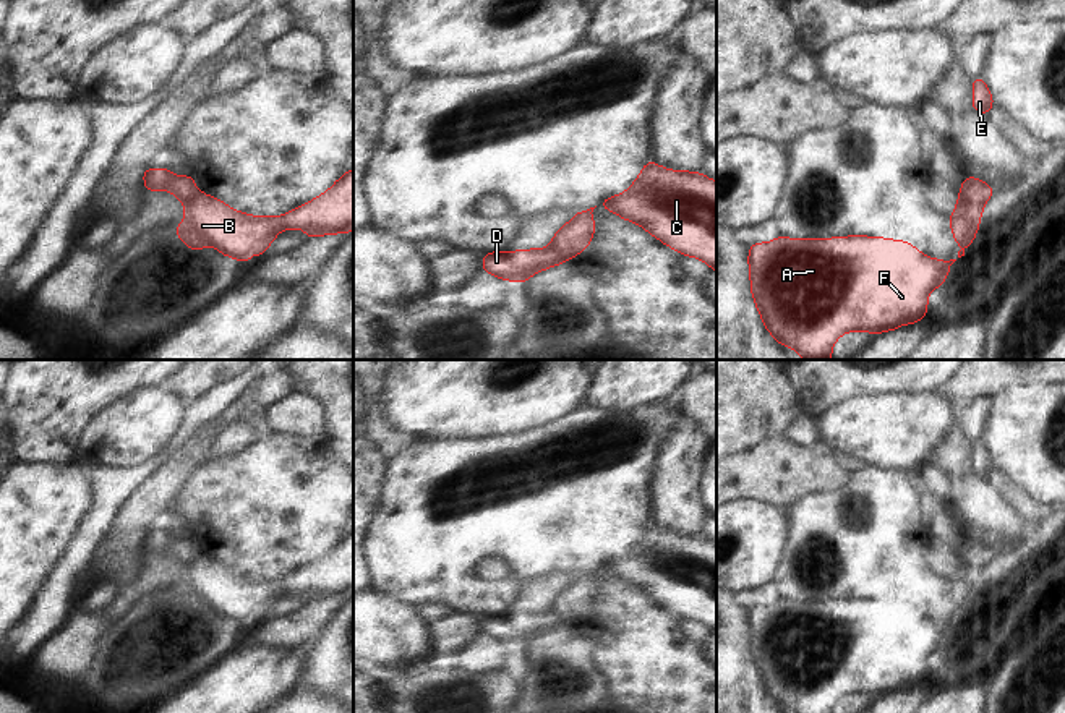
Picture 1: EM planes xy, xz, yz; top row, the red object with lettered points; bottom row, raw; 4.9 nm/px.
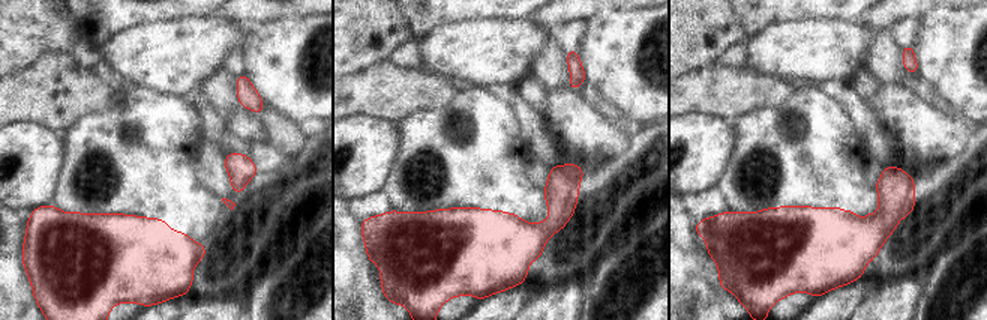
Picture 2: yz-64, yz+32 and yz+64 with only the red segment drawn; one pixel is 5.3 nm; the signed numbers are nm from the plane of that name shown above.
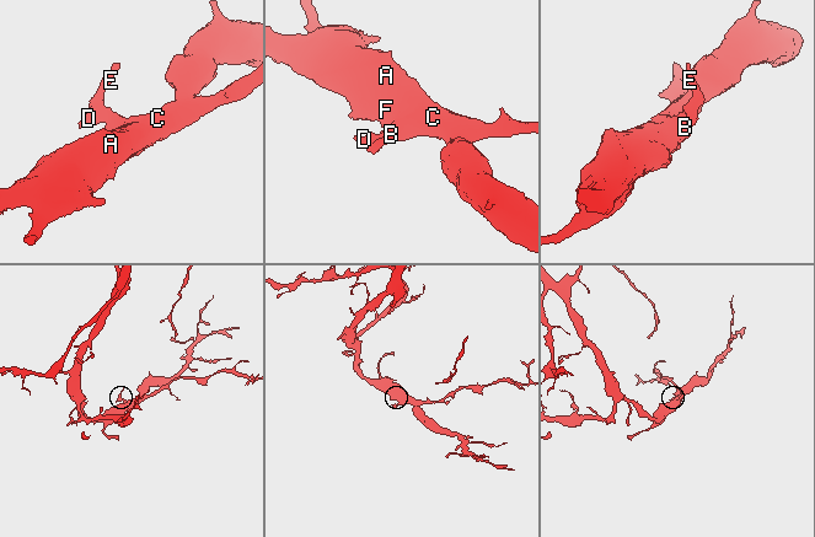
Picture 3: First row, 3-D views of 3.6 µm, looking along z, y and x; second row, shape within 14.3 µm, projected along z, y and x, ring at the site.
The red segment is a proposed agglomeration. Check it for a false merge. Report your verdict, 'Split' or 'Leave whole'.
Split

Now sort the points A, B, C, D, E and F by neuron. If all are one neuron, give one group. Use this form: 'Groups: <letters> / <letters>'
Groups: A B C F / D E

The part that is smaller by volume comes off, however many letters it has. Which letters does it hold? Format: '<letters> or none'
D, E

